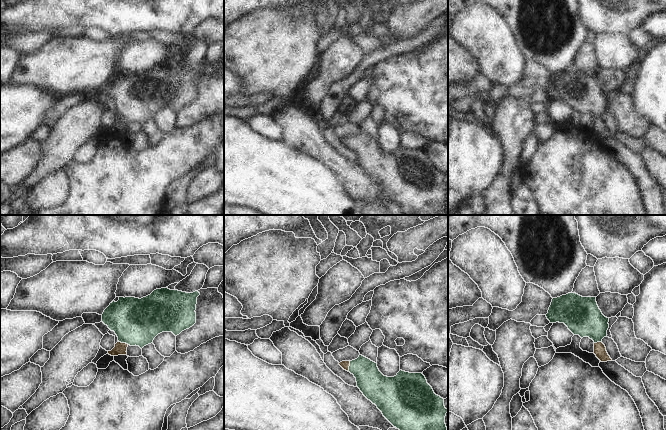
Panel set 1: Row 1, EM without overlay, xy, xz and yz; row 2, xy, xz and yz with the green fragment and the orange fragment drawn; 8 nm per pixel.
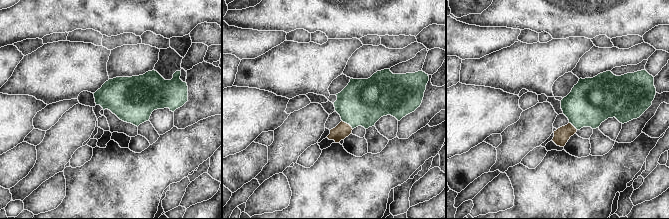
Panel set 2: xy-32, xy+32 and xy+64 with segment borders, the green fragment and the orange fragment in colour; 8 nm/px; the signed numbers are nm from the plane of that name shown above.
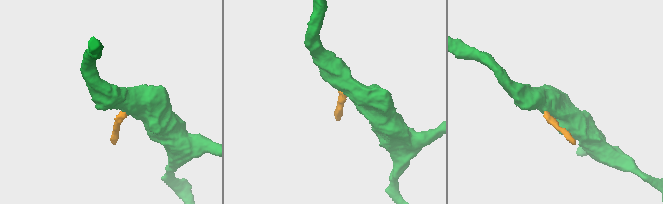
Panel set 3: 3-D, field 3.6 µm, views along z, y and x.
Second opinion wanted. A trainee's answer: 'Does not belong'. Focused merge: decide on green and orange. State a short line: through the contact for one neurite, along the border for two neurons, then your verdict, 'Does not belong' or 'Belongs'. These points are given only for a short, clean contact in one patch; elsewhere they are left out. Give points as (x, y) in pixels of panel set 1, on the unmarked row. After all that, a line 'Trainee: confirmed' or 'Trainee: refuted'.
Line: xz (372, 159), (356, 143), (349, 142), (345, 141). Belongs.
Trainee: refuted

